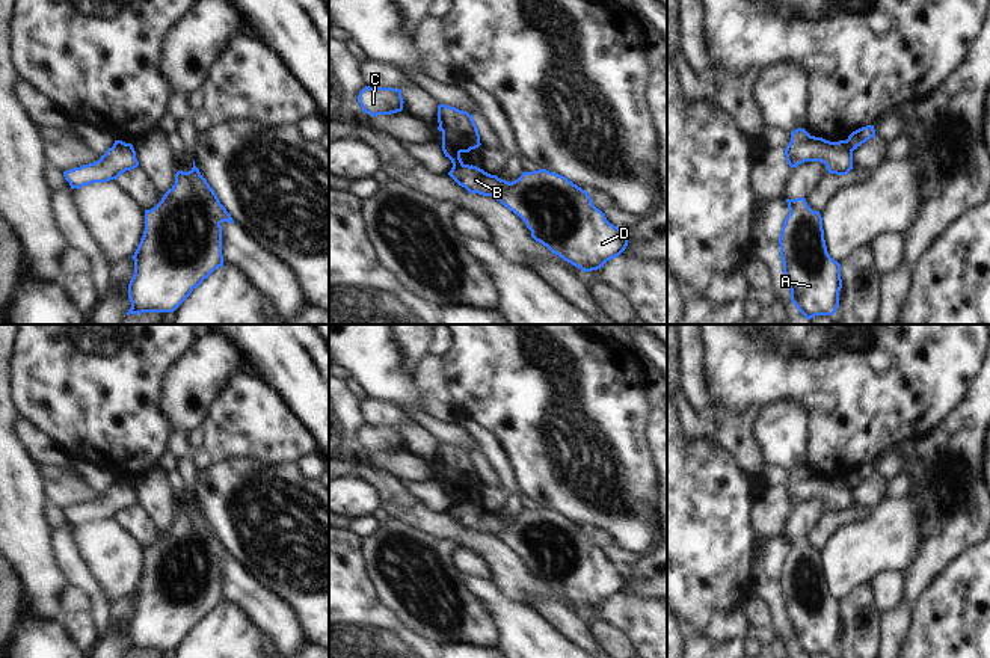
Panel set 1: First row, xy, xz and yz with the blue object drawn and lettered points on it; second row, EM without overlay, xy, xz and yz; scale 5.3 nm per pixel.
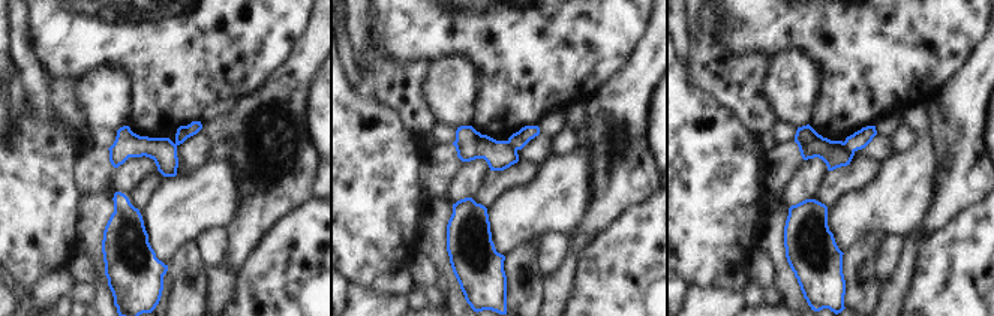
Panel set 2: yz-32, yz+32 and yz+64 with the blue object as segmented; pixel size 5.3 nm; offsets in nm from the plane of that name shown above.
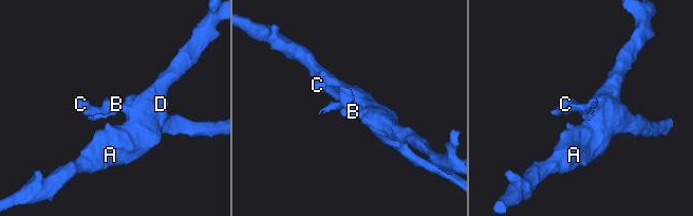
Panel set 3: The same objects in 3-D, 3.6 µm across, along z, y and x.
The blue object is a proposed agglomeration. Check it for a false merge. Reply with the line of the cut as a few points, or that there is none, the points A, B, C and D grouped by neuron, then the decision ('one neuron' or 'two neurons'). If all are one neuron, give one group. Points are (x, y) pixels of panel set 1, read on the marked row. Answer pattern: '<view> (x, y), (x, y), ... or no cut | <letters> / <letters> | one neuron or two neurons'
yz (842, 141), (851, 151) | A B D / C | two neurons

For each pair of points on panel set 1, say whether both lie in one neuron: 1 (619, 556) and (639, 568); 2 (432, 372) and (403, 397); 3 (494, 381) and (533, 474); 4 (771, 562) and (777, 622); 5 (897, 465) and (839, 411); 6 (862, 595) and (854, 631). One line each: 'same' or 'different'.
1: different
2: different
3: same
4: same
5: different
6: same

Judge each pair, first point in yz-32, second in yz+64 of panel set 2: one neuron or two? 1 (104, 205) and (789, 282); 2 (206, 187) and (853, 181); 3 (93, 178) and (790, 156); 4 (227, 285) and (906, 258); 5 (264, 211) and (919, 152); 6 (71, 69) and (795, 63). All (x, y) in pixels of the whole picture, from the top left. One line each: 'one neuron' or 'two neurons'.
1: one neuron
2: two neurons
3: one neuron
4: one neuron
5: two neurons
6: two neurons

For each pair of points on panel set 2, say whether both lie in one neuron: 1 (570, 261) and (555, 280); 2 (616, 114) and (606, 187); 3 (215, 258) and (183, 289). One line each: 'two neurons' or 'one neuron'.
1: one neuron
2: one neuron
3: two neurons

